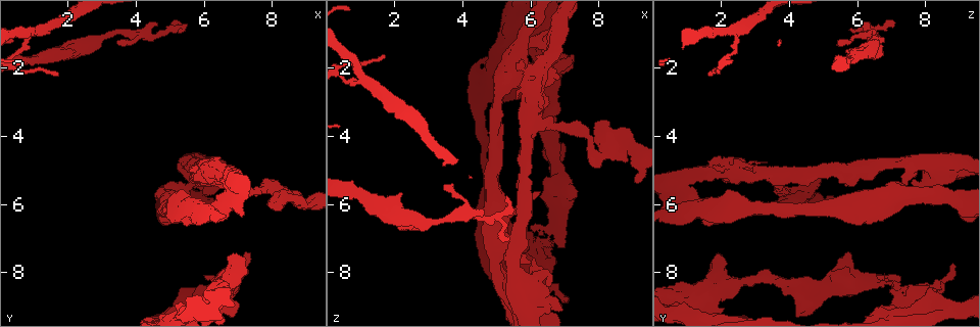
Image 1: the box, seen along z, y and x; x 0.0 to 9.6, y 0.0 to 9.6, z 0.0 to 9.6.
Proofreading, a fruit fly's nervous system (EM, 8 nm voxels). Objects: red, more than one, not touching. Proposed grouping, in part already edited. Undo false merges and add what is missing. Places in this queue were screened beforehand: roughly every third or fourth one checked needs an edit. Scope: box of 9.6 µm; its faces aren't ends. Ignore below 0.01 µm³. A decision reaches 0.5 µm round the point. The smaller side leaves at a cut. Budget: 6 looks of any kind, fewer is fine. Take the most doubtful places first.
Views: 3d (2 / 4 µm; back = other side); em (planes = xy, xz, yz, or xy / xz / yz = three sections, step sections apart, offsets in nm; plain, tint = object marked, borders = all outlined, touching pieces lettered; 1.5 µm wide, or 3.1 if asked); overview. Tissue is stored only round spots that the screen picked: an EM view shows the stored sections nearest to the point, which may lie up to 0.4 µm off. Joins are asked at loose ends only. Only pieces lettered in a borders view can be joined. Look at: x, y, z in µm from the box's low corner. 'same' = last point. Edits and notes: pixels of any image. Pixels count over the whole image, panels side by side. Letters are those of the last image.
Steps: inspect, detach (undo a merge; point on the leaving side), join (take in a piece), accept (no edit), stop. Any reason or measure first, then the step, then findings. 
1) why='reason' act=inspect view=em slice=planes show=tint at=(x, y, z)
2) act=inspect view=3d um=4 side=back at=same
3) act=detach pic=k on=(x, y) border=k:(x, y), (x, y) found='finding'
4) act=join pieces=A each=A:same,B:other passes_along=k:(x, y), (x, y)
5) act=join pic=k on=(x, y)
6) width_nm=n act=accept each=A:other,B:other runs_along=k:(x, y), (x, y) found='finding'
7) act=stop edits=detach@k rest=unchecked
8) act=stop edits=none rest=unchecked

why='stops while still wide' act=inspect view=3d um=4 at=(2.15, 1.45, 5.70)

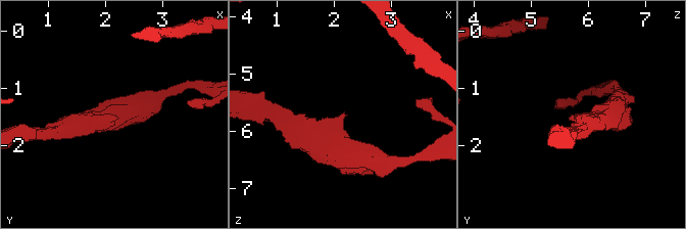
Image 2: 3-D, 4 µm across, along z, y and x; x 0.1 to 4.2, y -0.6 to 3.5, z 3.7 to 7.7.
act=inspect view=em slice=xy step=8 show=borders at=(2.20, 1.45, 5.65)

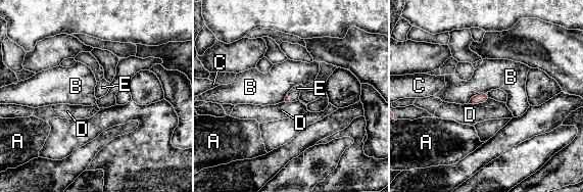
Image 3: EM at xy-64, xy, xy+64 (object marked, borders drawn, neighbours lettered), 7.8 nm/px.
why='cut it another way' act=inspect view=em slice=planes show=borders at=same

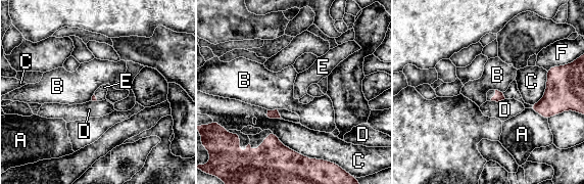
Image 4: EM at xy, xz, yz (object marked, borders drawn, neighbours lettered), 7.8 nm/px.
act=join pieces=E each=A:other,B:other,C:other,D:other,E:same,F:other passes_along=4:(498, 96), (494, 95), (490, 93) found='it goes on there'

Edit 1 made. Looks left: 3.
why='redraw' act=inspect view=overview

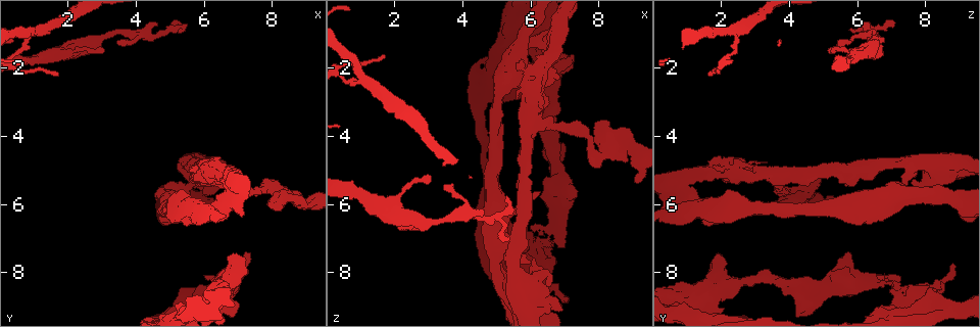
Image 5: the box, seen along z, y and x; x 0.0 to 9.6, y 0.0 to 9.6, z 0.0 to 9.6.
why='thick end' act=inspect view=em slice=planes show=borders at=(6.25, 5.40, 5.65)

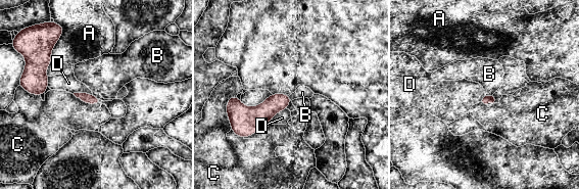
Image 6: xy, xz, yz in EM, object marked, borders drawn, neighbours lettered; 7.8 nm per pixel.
longest_contact=C:260nm act=accept each=A:other,B:other,C:other,D:other found='no lettered piece goes on from it'

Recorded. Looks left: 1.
act=stop edits=join@4 rest=unchecked

